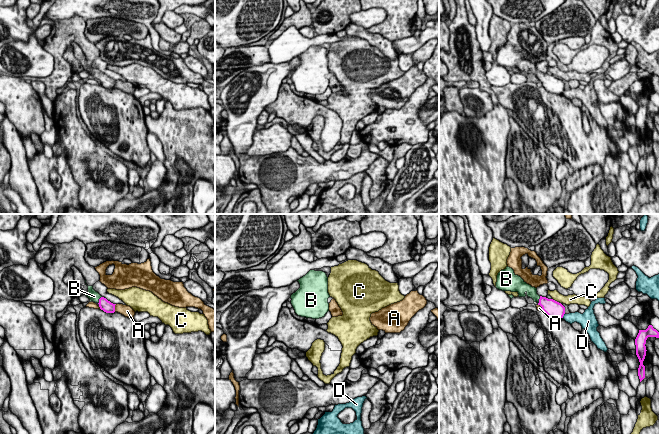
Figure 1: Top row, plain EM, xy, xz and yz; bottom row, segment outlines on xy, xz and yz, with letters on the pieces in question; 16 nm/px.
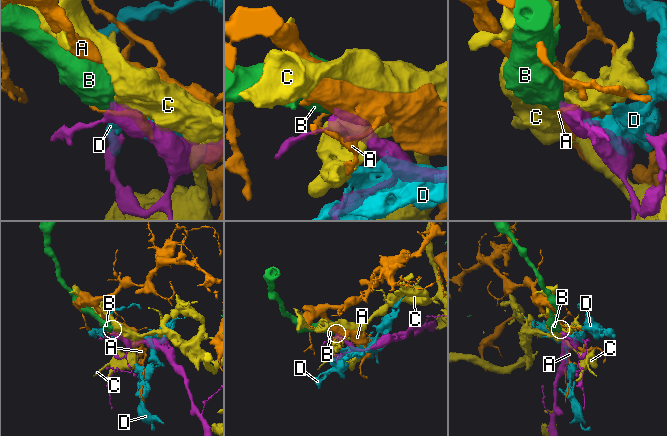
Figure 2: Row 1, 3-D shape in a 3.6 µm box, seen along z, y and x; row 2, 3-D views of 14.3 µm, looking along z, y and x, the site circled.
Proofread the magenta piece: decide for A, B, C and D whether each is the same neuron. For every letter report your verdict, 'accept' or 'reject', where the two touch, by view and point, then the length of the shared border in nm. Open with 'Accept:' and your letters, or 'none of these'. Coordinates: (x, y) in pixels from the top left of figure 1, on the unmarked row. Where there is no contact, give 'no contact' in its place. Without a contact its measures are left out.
Accept: B
A: reject; meets magenta in xy at (114, 84); contact 130 nm long
B: accept; meets magenta in yz at (539, 76); contact 130 nm long
C: reject; meets magenta in yz at (554, 76); contact 130 nm long
D: reject; meets magenta in yz at (563, 91); contact 100 nm long

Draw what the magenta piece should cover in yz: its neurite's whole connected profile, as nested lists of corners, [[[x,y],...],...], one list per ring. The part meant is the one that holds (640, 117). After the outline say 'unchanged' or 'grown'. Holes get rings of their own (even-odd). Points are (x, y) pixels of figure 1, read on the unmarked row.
[[[649,101],[646,106],[639,106],[639,109],[635,115],[636,131],[640,138],[638,144],[638,152],[640,158],[645,154],[645,142],[643,141],[643,137],[646,132],[647,126],[645,120],[648,113],[659,114],[659,108],[656,105],[654,105],[652,101]]]; unchanged

